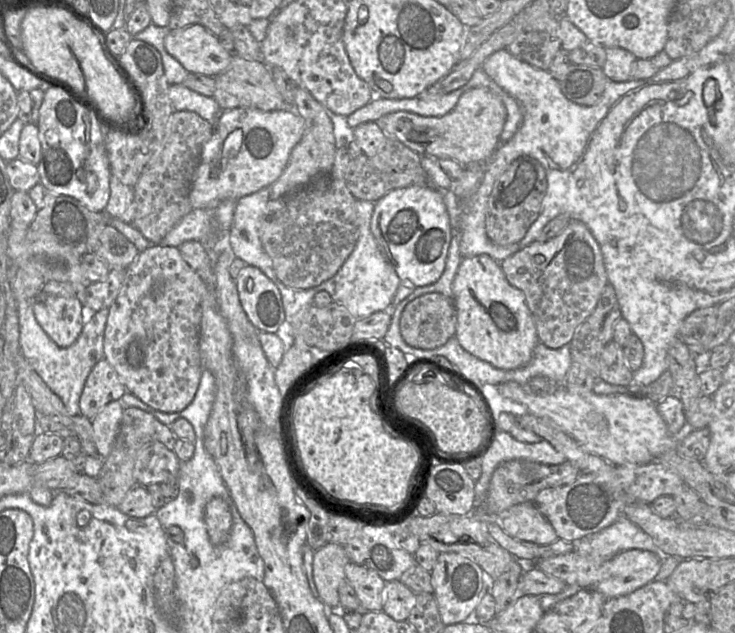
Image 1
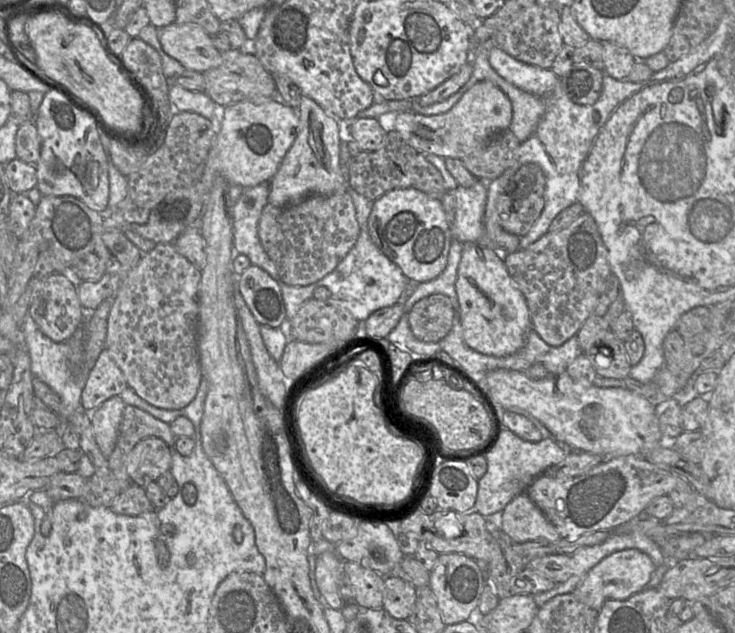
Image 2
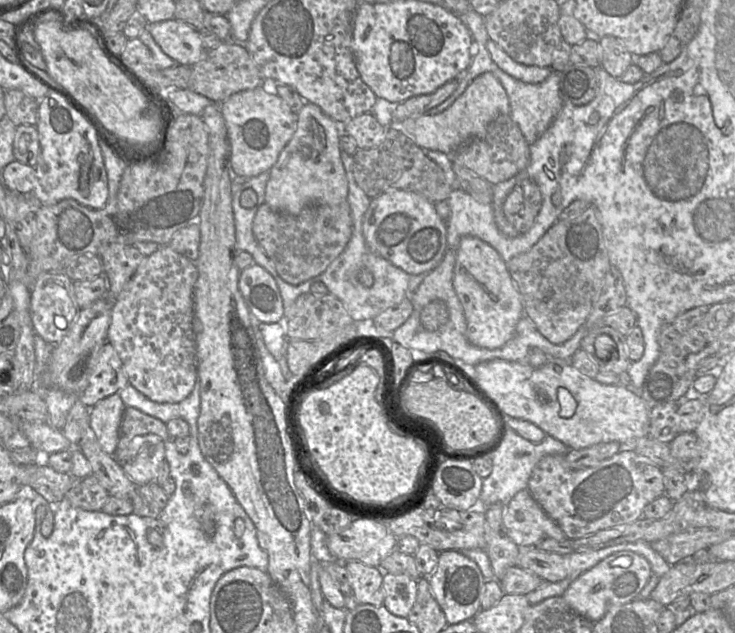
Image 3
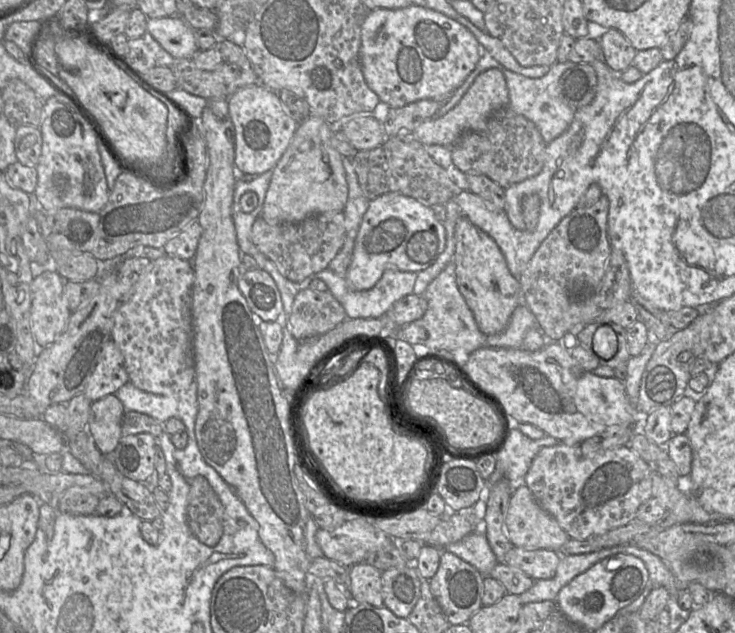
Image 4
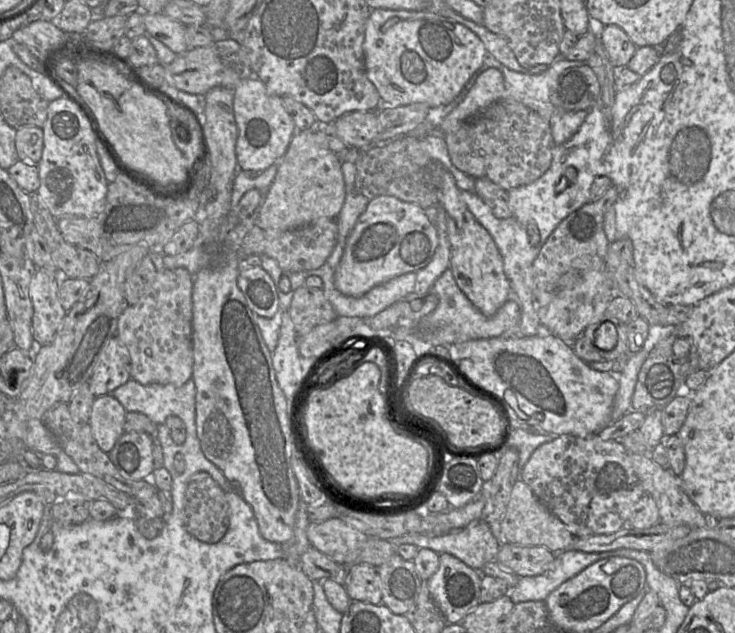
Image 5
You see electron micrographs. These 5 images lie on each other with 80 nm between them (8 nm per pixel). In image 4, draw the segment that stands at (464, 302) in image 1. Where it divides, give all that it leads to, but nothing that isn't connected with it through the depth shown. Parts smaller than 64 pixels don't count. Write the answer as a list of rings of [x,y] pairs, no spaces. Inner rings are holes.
[[[464,216],[455,225],[453,262],[457,287],[472,311],[480,331],[486,335],[501,332],[507,326],[515,308],[522,303],[520,284],[509,271],[495,241]]]

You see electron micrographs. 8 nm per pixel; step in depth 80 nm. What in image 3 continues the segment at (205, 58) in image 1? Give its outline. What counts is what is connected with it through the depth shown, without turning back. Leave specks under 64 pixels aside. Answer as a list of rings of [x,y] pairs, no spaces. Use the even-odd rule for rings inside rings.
[[[172,18],[148,23],[146,29],[163,52],[179,65],[193,66],[206,57],[200,32],[184,21]]]

